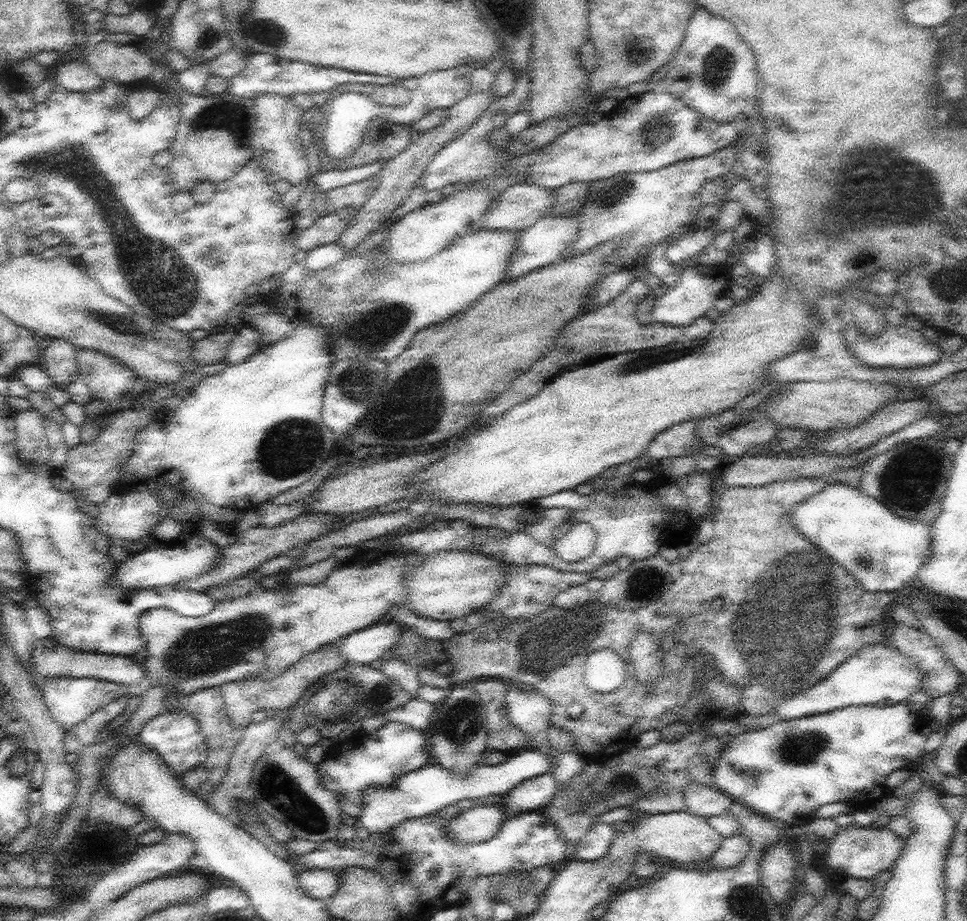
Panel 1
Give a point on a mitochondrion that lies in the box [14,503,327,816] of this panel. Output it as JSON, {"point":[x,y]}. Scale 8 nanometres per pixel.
{"point":[215,648]}

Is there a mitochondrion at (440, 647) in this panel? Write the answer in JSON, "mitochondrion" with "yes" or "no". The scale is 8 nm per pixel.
{"mitochondrion":"no"}

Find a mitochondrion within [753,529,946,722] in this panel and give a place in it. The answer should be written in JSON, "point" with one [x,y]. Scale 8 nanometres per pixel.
{"point":[809,692]}

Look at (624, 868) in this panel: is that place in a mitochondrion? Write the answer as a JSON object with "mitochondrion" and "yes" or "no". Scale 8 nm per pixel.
{"mitochondrion":"no"}

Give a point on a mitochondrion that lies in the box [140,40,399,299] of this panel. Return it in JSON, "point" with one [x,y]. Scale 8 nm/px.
{"point":[210,116]}

